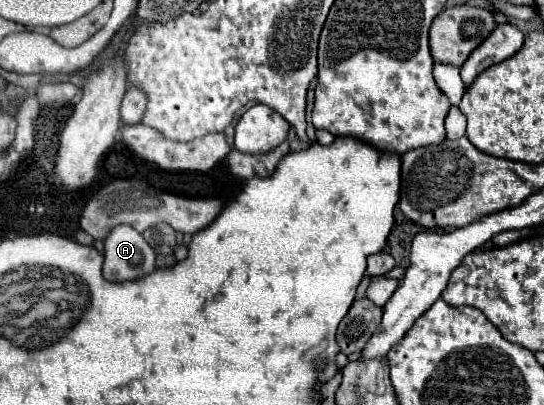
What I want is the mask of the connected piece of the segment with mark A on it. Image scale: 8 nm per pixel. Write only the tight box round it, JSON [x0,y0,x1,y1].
[103,226,155,282]

